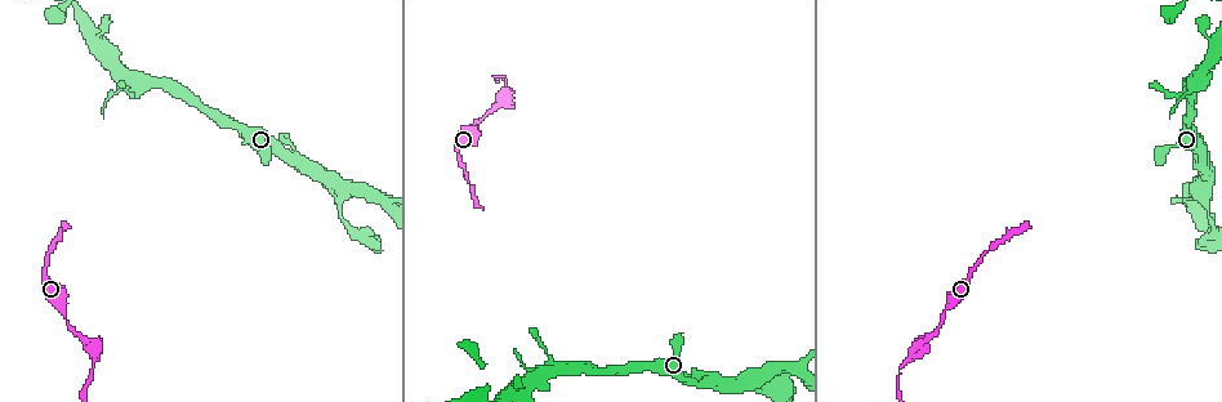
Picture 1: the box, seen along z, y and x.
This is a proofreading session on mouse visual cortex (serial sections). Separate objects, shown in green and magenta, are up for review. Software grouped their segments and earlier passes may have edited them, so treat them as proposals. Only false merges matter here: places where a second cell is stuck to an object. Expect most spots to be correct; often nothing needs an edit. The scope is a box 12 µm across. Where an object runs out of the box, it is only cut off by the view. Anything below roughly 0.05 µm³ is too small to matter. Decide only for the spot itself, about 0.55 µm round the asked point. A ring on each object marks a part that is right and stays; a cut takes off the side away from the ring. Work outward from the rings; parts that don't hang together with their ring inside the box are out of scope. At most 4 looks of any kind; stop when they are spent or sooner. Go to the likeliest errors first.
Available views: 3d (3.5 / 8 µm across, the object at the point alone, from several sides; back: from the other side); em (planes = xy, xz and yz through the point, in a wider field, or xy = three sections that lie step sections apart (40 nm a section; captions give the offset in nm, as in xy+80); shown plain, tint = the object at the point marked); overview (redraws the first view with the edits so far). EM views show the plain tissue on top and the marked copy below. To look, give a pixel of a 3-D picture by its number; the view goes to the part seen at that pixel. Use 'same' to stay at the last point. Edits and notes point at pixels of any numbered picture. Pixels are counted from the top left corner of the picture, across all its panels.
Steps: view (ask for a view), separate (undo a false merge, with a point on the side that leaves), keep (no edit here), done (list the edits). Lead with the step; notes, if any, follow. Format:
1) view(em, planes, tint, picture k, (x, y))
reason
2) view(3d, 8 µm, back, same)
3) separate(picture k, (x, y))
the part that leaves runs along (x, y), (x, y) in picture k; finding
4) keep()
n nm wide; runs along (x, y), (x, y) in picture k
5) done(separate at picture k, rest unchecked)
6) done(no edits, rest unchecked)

view(3d, 3.5 µm, picture 1, (68, 324))
thin neck

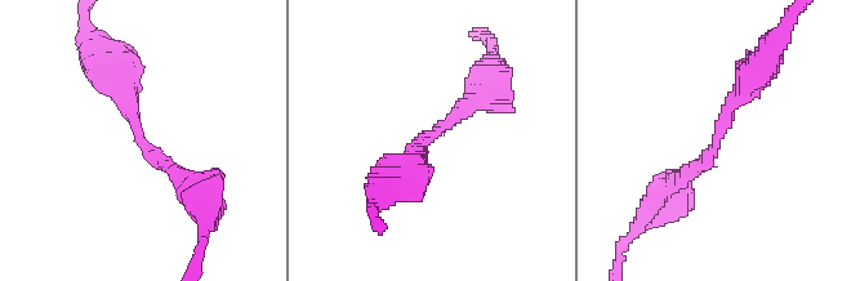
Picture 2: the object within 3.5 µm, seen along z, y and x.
view(em, xy, step 5, tint, picture 2, (142, 140))

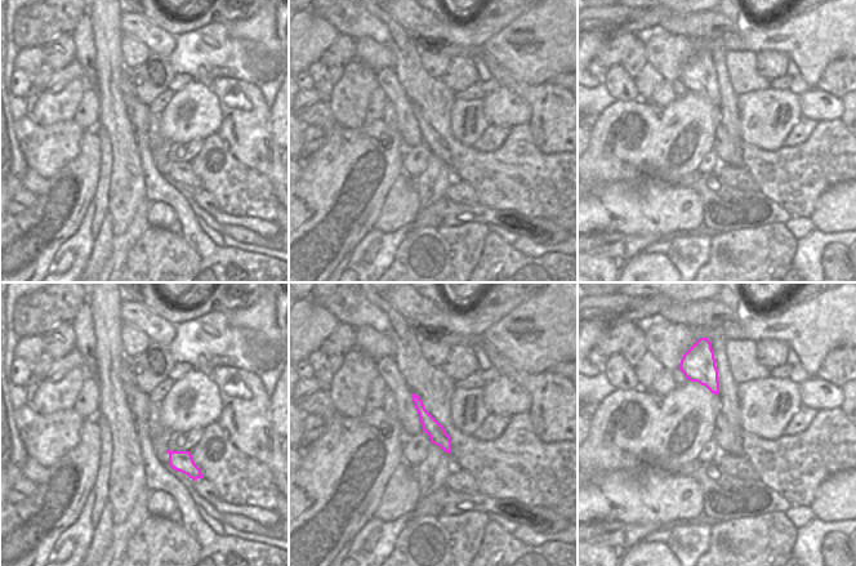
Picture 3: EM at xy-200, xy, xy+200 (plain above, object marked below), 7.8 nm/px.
keep()
arms of 200, 400 nm; runs along (418, 402), (426, 419), (447, 448) in picture 3; one cell here

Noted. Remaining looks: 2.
view(3d, 3.5 µm, picture 1, (556, 370))
thick turns thin

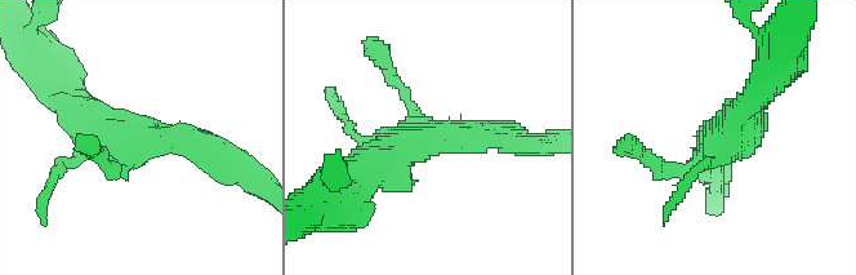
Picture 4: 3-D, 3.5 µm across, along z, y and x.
view(em, xy, step 5, tint, picture 4, (141, 138))

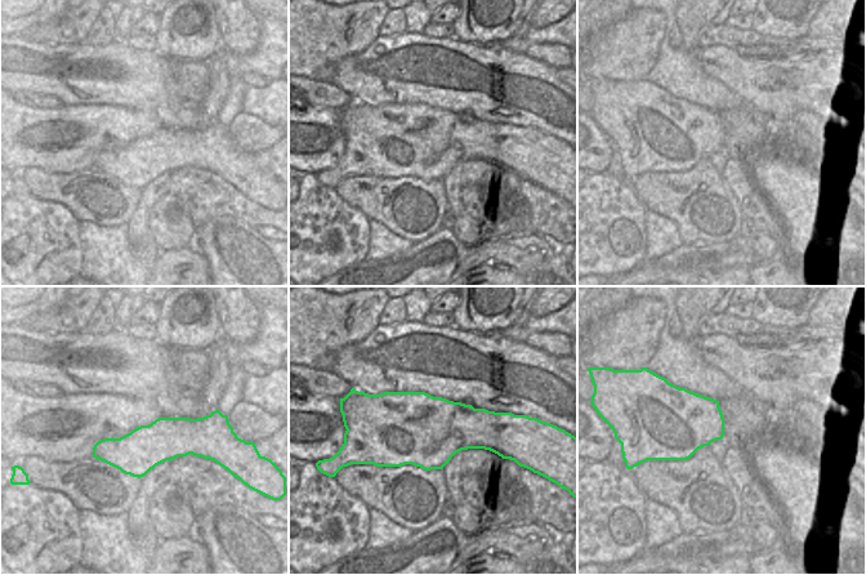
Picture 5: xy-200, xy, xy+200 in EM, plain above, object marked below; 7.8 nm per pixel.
keep()
runs along (208, 428), (139, 451), (96, 454) in picture 5; one cell here

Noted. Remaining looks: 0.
done(no edits, rest unchecked)

